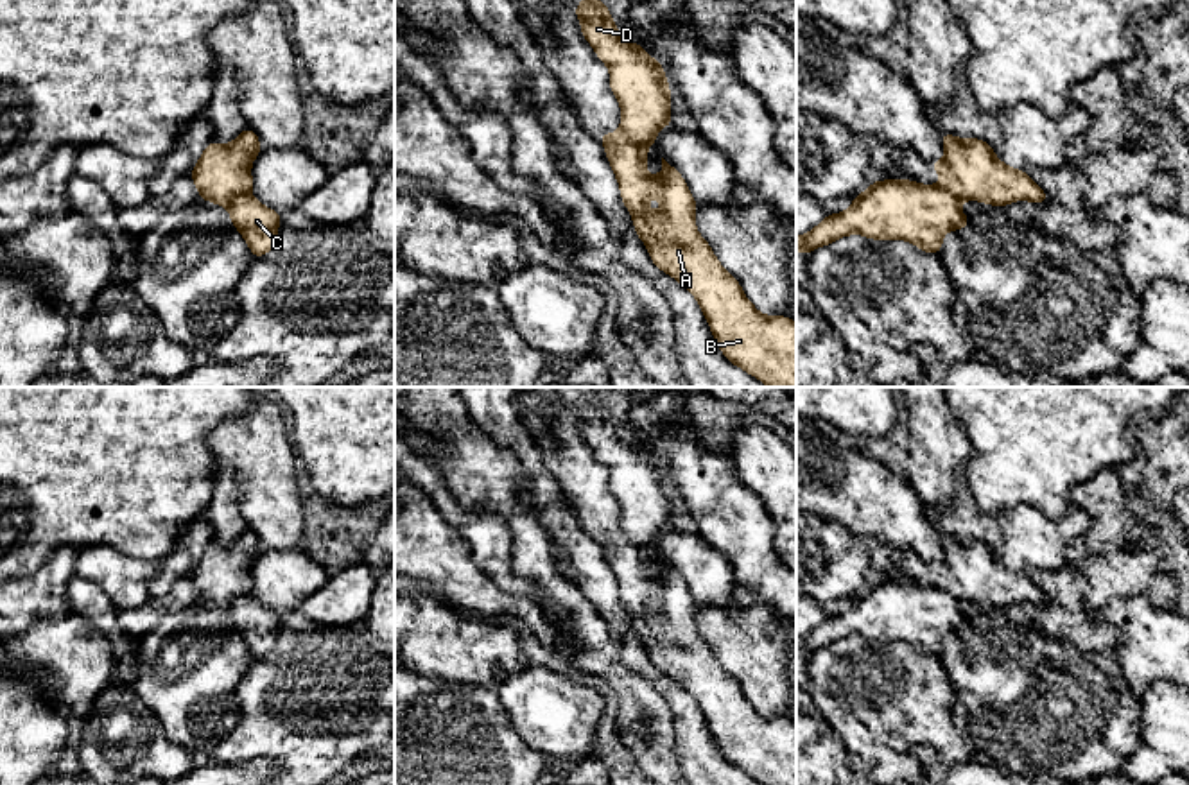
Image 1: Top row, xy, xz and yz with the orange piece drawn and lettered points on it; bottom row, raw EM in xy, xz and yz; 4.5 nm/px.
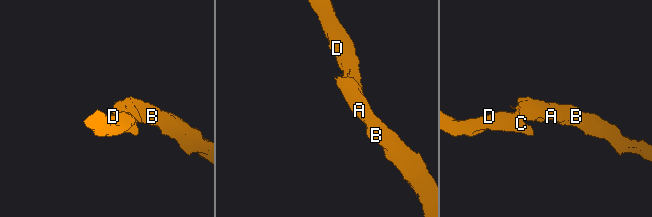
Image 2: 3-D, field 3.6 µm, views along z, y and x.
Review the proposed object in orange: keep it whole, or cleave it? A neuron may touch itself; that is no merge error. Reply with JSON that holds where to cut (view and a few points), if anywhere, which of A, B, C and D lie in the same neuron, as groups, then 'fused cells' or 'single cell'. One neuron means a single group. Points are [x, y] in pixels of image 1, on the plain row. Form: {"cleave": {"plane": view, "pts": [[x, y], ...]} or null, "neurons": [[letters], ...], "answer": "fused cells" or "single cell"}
{"cleave": {"plane": "xz", "pts": [[621, 527], [633, 542], [648, 547]]}, "neurons": [["A", "B"], ["C", "D"]], "answer": "fused cells"}

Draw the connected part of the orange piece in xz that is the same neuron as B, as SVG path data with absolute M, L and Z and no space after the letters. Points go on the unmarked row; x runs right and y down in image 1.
M621 529L597 539L621 588L621 600L633 620L651 663L680 683L699 704L721 755L764 785L796 785L796 724L787 717L764 717L744 697L741 685L719 665L708 643L698 634L694 602L681 575L662 559L662 575L649 577L647 548L633 543Z

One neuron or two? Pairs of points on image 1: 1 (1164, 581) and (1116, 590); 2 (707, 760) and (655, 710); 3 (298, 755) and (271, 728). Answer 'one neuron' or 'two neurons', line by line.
1: one neuron
2: two neurons
3: one neuron

